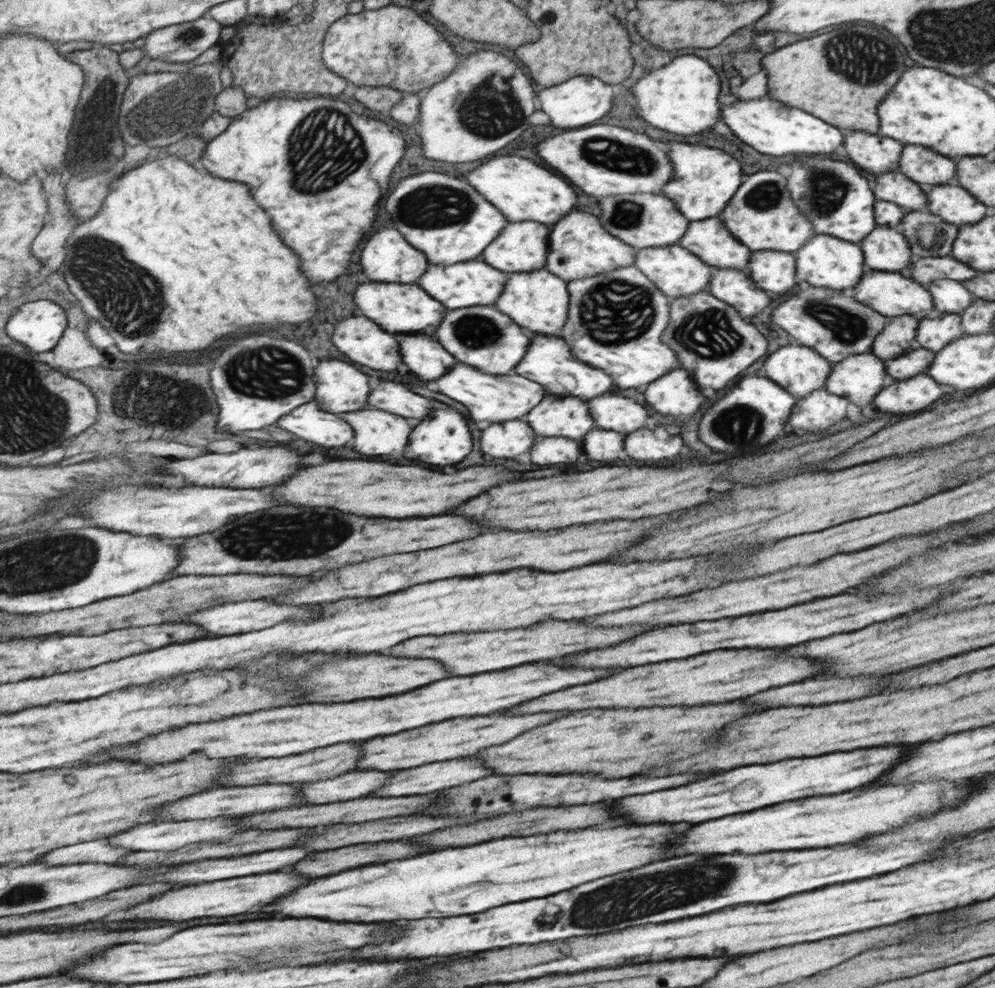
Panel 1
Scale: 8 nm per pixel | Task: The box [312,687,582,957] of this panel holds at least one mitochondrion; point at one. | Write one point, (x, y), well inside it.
(455, 804)

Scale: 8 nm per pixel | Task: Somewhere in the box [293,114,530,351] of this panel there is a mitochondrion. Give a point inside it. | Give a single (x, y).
(426, 206)

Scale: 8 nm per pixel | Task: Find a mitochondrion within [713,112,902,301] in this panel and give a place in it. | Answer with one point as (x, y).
(827, 190)

